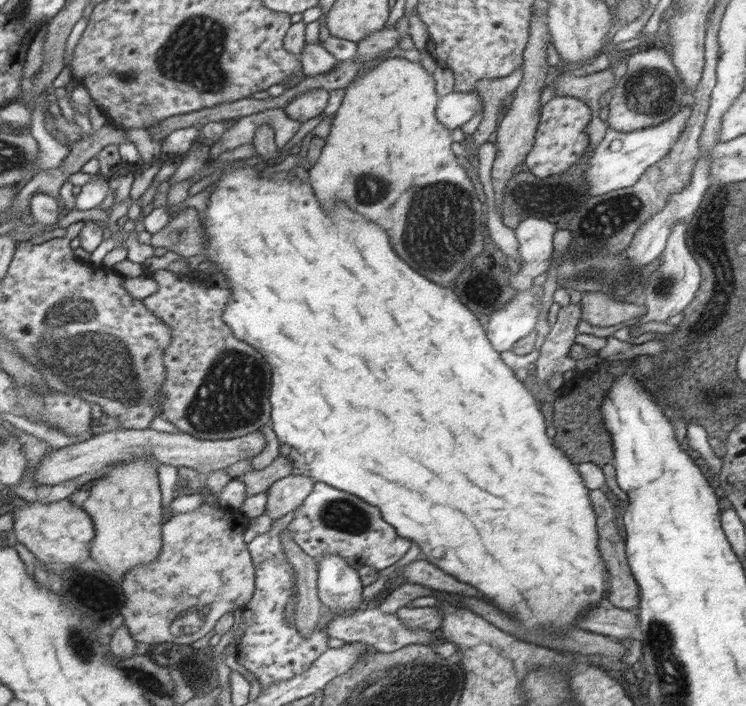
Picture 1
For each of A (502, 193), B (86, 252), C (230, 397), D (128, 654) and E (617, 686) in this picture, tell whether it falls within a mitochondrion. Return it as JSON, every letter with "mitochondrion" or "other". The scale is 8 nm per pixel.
{"A":"other","B":"other","C":"mitochondrion","D":"other","E":"other"}

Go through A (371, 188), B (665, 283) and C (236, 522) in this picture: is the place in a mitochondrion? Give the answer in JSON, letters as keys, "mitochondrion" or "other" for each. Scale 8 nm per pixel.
{"A":"mitochondrion","B":"mitochondrion","C":"other"}

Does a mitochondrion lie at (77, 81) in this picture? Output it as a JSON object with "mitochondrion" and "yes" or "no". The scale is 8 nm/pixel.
{"mitochondrion":"no"}

